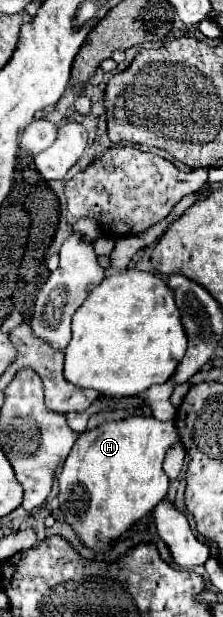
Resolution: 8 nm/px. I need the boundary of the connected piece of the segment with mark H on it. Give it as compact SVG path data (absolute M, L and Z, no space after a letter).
M140 415L80 433L58 475L58 499L66 523L74 529L84 547L94 553L110 551L122 533L164 499L168 477L162 469L162 461L178 439L172 421L162 423L154 417Z

